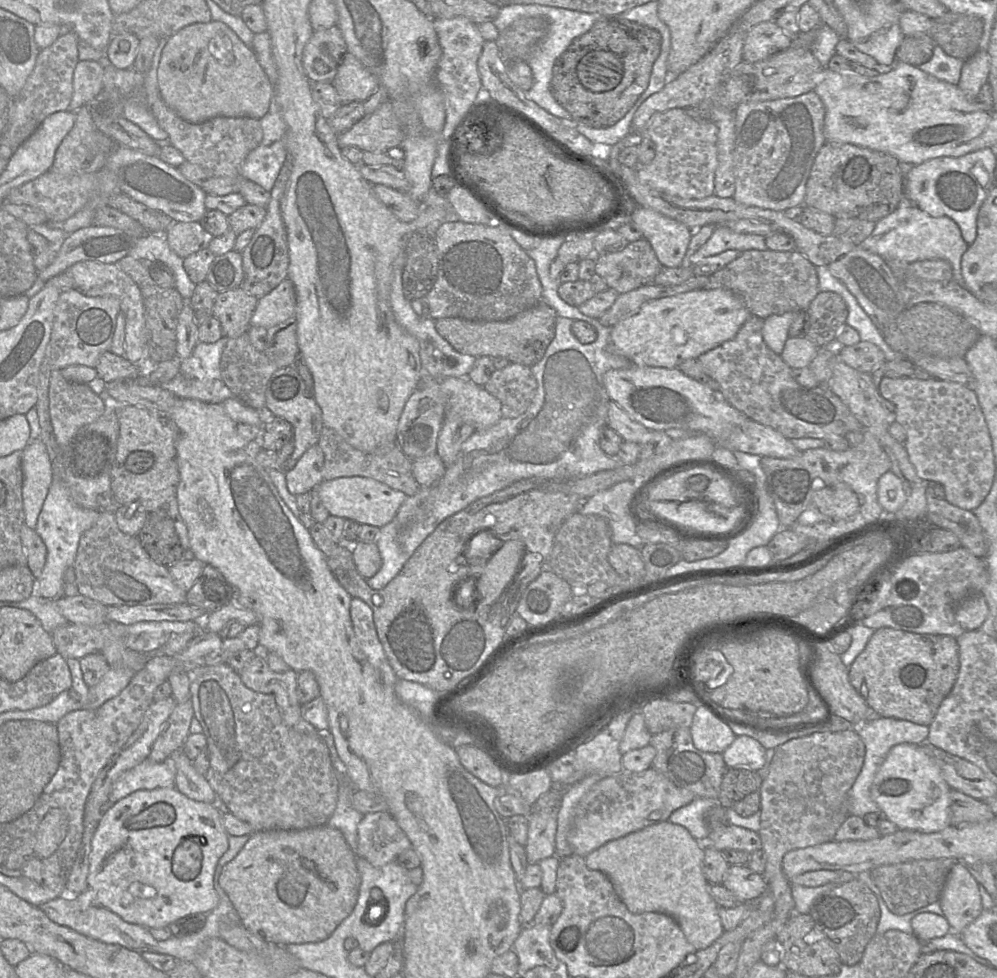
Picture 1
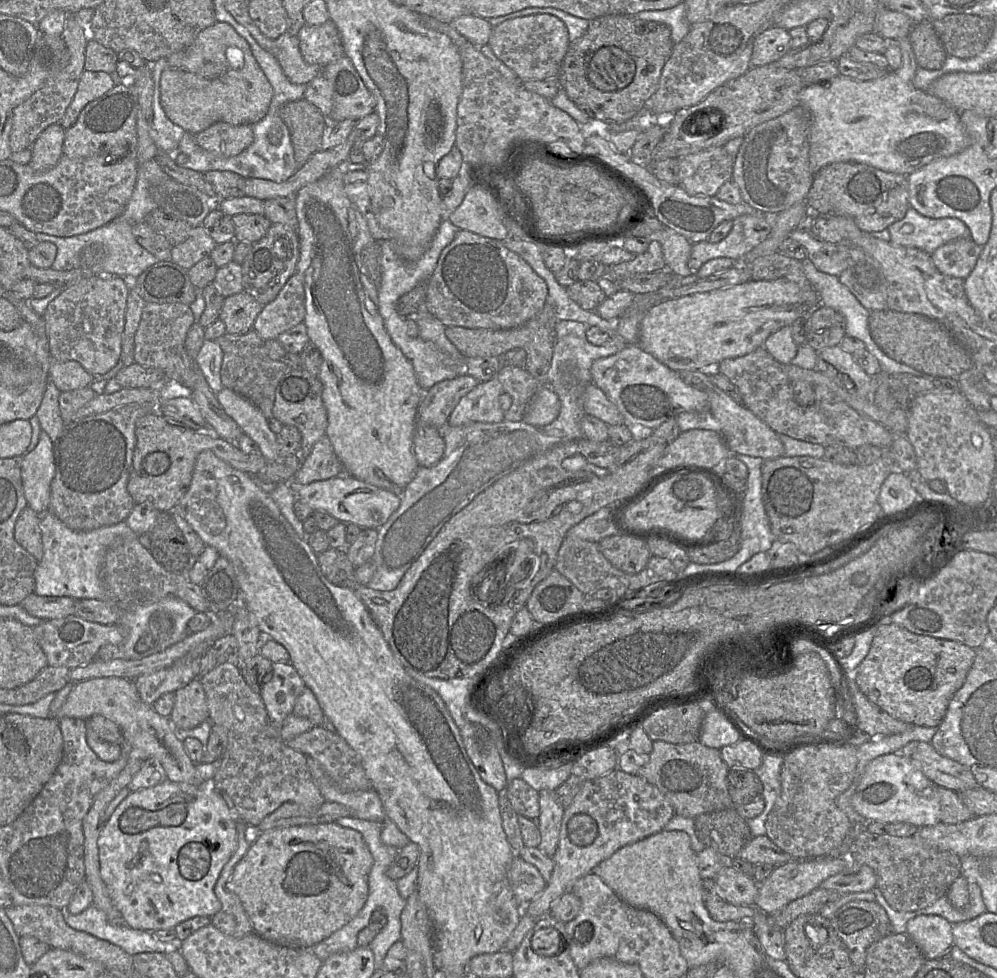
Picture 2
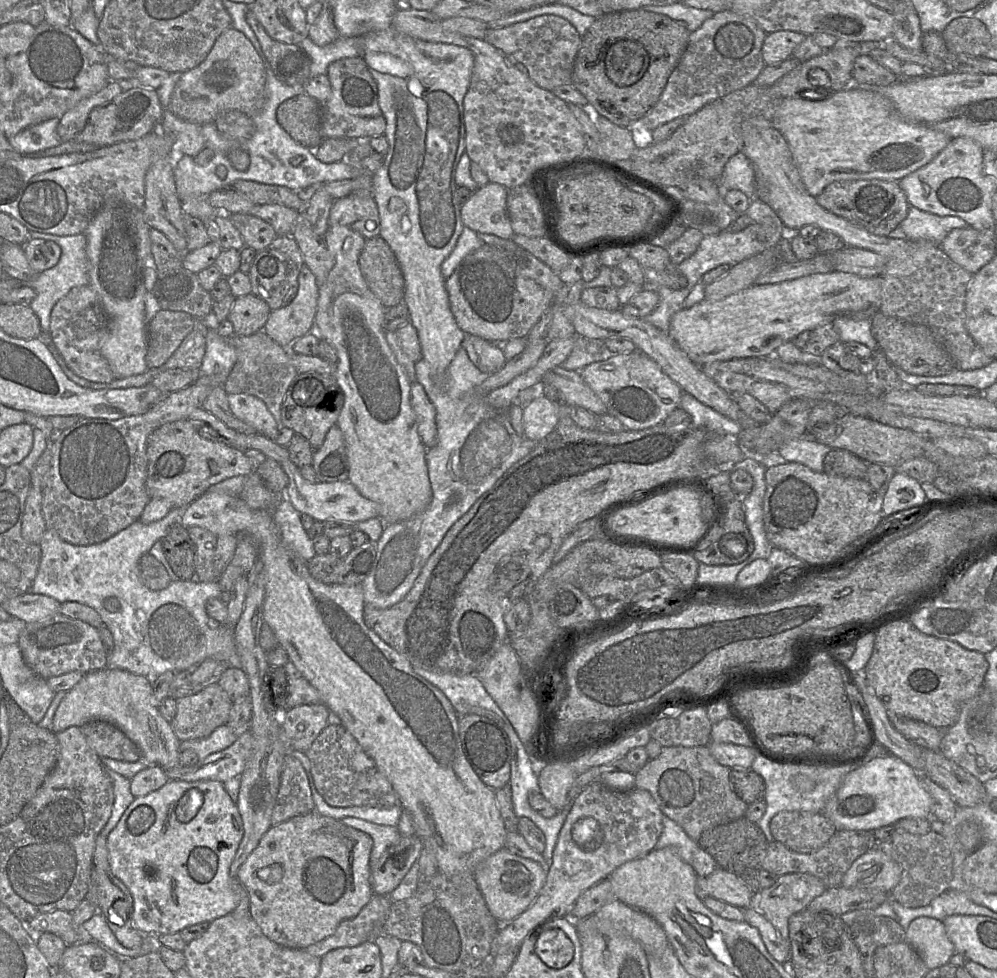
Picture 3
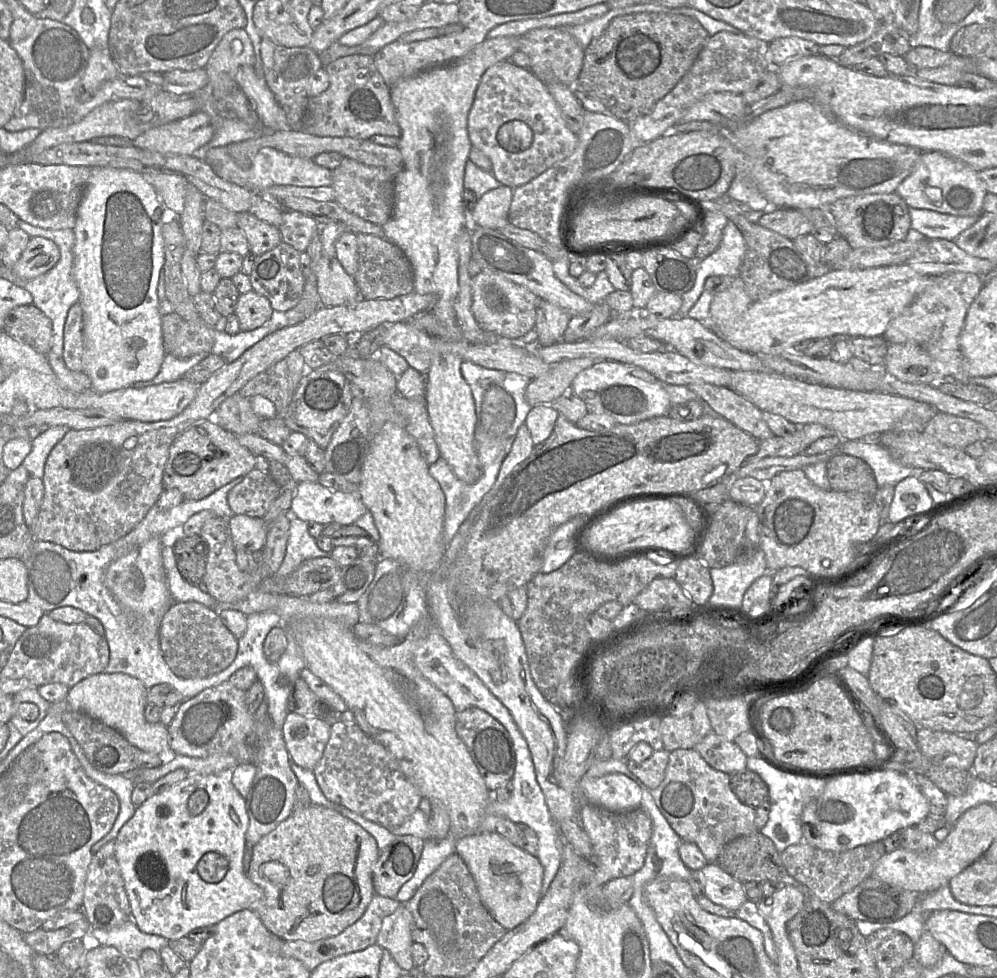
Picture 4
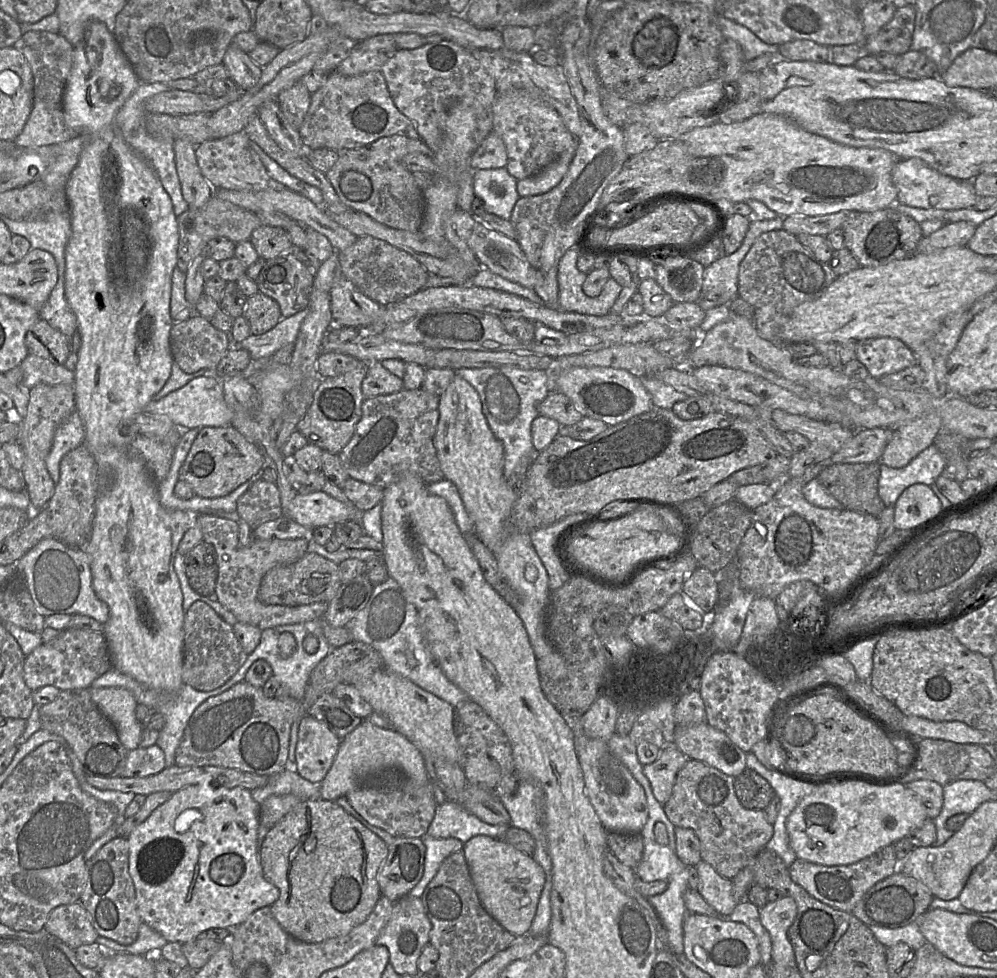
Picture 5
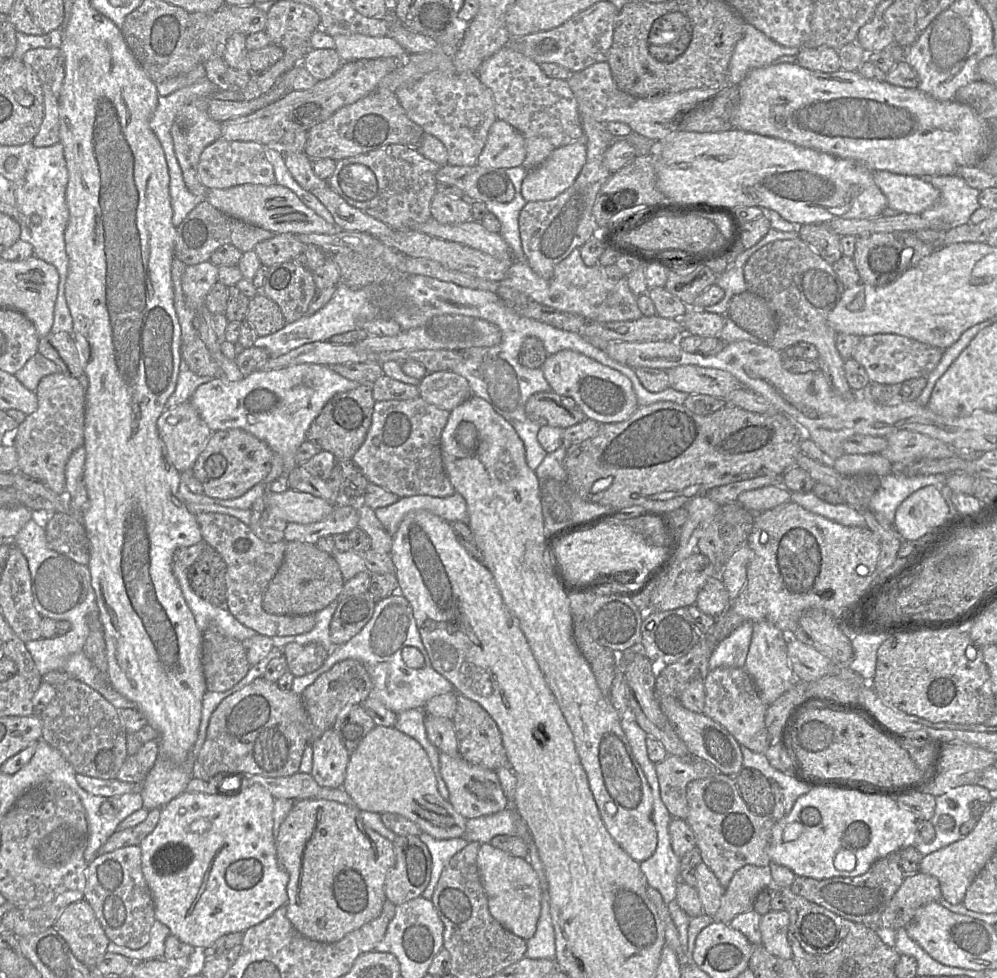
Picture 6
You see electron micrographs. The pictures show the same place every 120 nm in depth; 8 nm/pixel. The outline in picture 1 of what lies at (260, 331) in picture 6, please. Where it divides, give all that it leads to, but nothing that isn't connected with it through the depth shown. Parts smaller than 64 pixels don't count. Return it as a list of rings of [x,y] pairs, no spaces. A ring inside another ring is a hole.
[[[241,288],[217,295],[213,317],[220,321],[223,337],[237,338],[247,333],[258,299]]]

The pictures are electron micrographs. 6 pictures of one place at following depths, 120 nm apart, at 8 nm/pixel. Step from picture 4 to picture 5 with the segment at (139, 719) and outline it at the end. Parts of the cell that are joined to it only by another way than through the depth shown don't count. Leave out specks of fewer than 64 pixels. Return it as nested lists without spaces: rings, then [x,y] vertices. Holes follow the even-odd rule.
[[[88,688],[98,709],[112,722],[123,746],[131,751],[140,745],[143,732],[135,715],[138,705],[133,694],[124,688]]]

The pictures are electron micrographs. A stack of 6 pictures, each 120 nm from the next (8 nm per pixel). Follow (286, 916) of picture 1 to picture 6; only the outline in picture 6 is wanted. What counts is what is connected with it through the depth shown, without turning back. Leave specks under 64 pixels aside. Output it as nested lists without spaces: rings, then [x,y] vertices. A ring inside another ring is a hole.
[[[324,799],[297,800],[275,838],[279,864],[289,875],[286,915],[303,936],[333,943],[375,919],[386,900],[384,881],[395,863],[393,842],[367,827],[355,806]]]

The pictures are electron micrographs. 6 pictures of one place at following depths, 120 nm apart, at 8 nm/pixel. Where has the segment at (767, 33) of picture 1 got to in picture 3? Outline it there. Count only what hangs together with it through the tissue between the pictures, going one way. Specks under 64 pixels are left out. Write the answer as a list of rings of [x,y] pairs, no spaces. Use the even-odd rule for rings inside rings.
[[[788,30],[767,34],[762,46],[765,64],[774,65],[788,59],[805,38],[803,33]]]

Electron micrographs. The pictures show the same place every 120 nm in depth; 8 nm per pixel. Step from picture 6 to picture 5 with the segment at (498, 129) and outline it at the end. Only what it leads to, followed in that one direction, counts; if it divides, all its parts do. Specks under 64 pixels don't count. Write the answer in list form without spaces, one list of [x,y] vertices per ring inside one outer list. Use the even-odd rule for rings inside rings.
[[[493,131],[478,146],[469,160],[469,166],[473,171],[505,168],[506,164],[505,144],[501,137]]]

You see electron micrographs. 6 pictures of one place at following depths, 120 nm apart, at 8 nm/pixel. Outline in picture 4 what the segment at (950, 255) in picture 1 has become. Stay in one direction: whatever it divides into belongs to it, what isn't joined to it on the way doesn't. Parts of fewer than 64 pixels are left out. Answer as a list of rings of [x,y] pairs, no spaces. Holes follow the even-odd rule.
[[[909,207],[911,228],[927,238],[954,240],[961,232],[973,225],[980,216],[957,216],[928,209]]]

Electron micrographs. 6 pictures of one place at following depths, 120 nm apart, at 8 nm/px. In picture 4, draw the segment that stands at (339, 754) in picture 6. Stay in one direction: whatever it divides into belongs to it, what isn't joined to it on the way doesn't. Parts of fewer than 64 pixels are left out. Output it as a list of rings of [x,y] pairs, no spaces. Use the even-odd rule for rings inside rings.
[[[289,713],[283,724],[283,737],[290,759],[313,771],[329,741],[330,727],[320,719]]]

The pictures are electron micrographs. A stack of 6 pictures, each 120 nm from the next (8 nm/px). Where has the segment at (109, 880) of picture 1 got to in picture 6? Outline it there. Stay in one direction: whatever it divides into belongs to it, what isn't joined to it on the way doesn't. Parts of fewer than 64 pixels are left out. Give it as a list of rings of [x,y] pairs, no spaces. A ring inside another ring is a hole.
[[[253,785],[246,789],[207,794],[201,792],[184,792],[165,805],[160,812],[159,821],[155,829],[140,843],[141,866],[145,881],[150,889],[155,908],[156,921],[166,925],[170,934],[193,948],[208,948],[221,936],[229,933],[244,933],[248,928],[267,919],[276,909],[285,906],[288,900],[288,873],[279,864],[276,853],[276,842],[273,831],[273,809],[275,798],[260,785]]]

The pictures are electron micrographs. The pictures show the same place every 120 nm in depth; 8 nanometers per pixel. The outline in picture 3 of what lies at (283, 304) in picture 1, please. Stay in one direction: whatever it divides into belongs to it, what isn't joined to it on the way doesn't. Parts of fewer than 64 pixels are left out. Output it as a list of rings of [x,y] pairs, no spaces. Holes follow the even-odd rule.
[[[304,264],[298,275],[295,298],[287,306],[271,310],[263,332],[278,345],[288,348],[296,339],[313,330],[318,296],[315,276]]]

